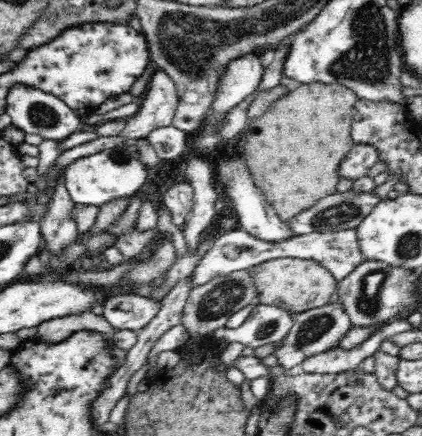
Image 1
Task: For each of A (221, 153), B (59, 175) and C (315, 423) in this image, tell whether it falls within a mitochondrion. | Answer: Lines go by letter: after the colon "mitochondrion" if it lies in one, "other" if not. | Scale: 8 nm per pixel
A: other
B: other
C: other

